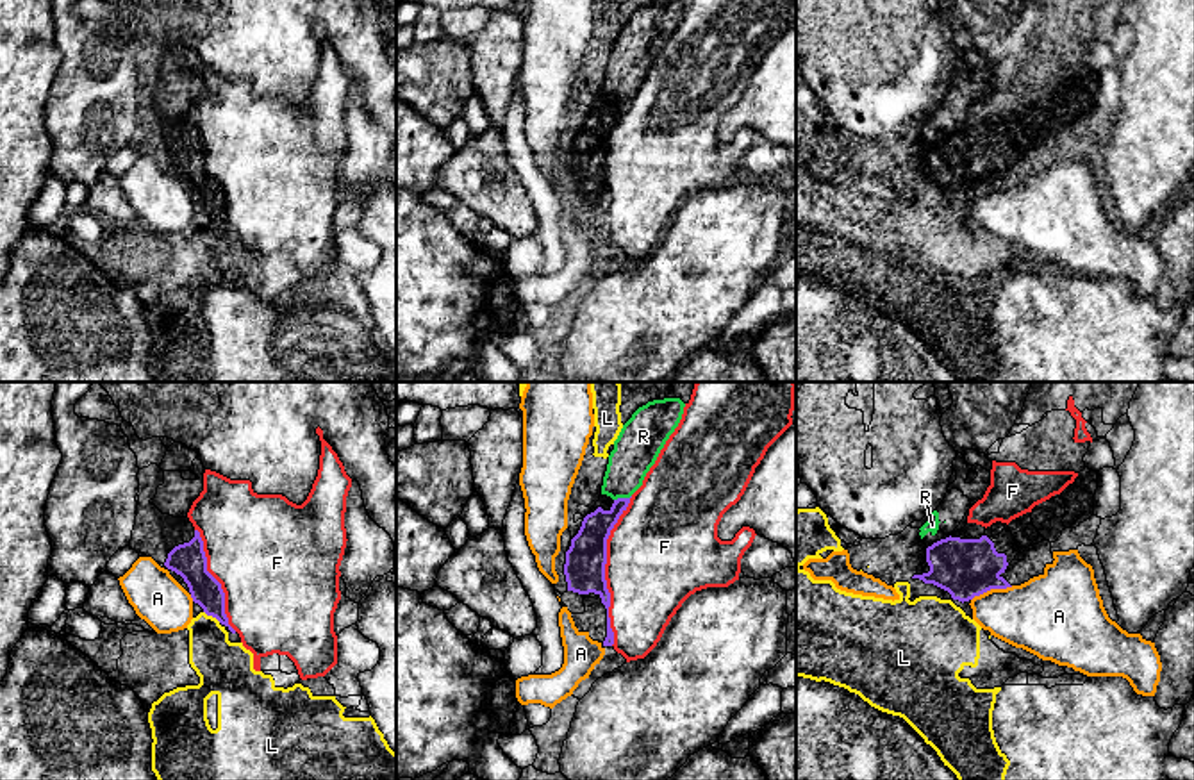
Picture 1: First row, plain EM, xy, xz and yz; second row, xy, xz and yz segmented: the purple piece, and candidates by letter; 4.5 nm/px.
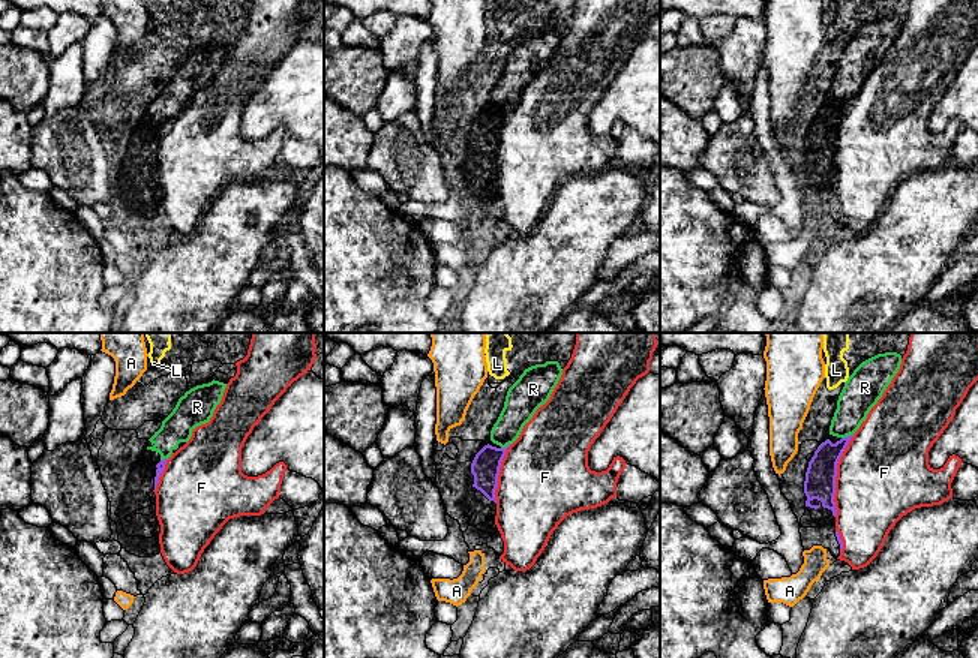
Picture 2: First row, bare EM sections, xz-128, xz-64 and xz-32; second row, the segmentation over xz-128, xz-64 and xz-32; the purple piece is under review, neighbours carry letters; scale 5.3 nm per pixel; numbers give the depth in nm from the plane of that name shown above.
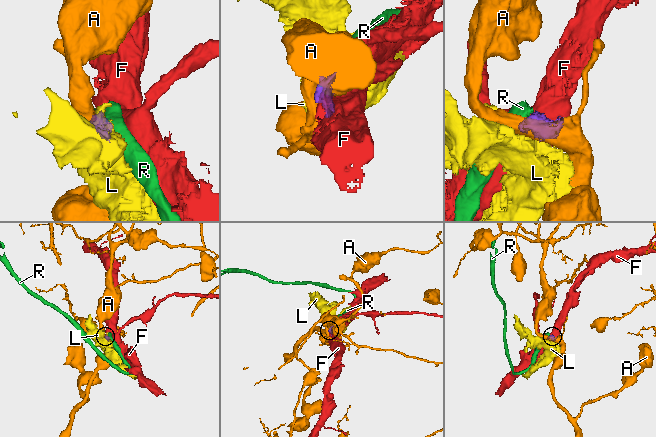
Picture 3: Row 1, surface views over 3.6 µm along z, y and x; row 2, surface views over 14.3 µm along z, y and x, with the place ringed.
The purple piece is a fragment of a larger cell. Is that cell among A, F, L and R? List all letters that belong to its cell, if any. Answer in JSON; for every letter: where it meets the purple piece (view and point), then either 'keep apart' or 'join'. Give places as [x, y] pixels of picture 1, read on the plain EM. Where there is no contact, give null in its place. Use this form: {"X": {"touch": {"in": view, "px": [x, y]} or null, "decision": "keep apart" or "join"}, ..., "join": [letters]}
{"A": {"touch": {"in": "yz", "px": [991, 188]}, "decision": "keep apart"}, "F": {"touch": {"in": "xz", "px": [604, 172]}, "decision": "keep apart"}, "L": {"touch": {"in": "xy", "px": [213, 216]}, "decision": "keep apart"}, "R": {"touch": {"in": "xz", "px": [621, 99]}, "decision": "keep apart"}, "join": []}

